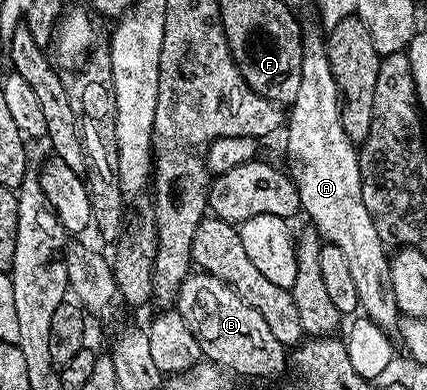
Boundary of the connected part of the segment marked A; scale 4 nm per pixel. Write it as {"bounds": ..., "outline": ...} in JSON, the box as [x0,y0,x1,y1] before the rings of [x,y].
{"bounds":[286,28,402,331],"outline":[[[319,28],[316,29],[303,30],[302,87],[298,87],[298,95],[291,101],[286,113],[288,149],[300,164],[300,174],[295,174],[294,180],[300,191],[303,212],[312,216],[311,224],[316,232],[327,244],[338,247],[346,255],[363,316],[372,320],[378,328],[392,331],[399,326],[402,314],[392,290],[390,257],[362,199],[360,154],[346,135],[340,110],[340,88],[336,86],[330,67],[326,37]]]}

